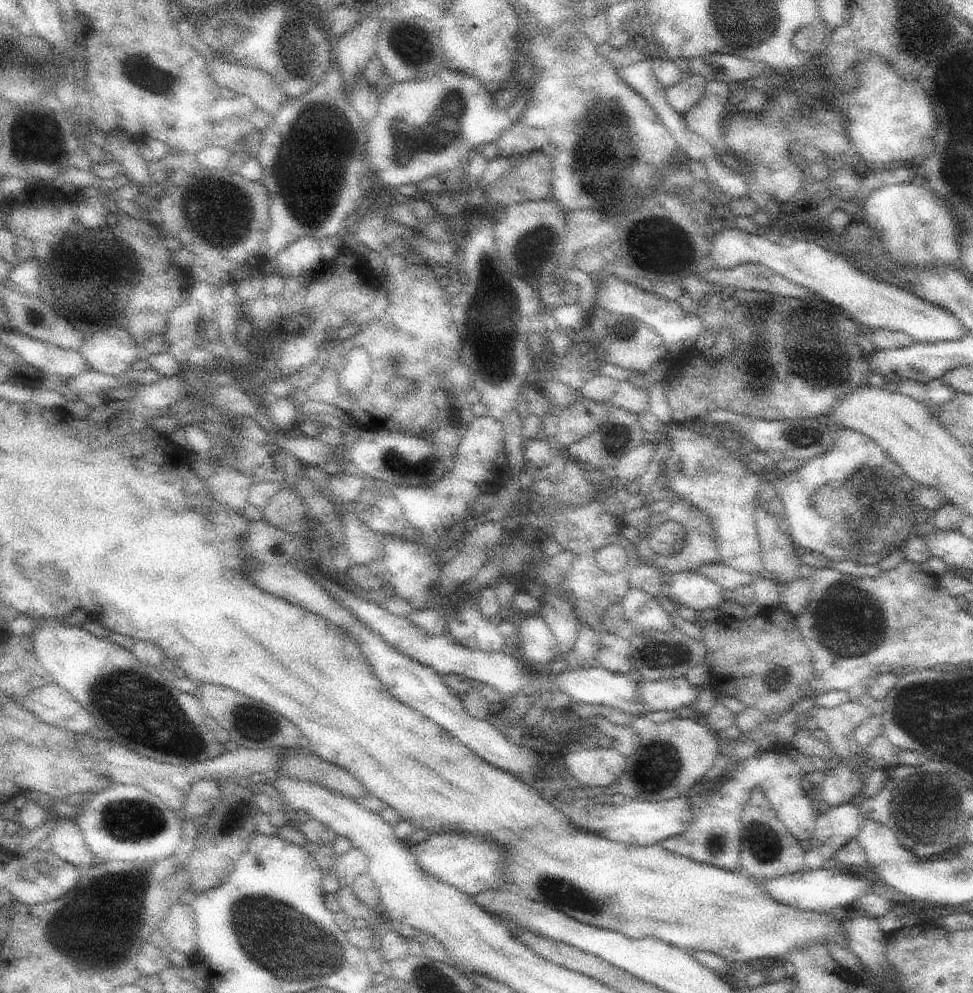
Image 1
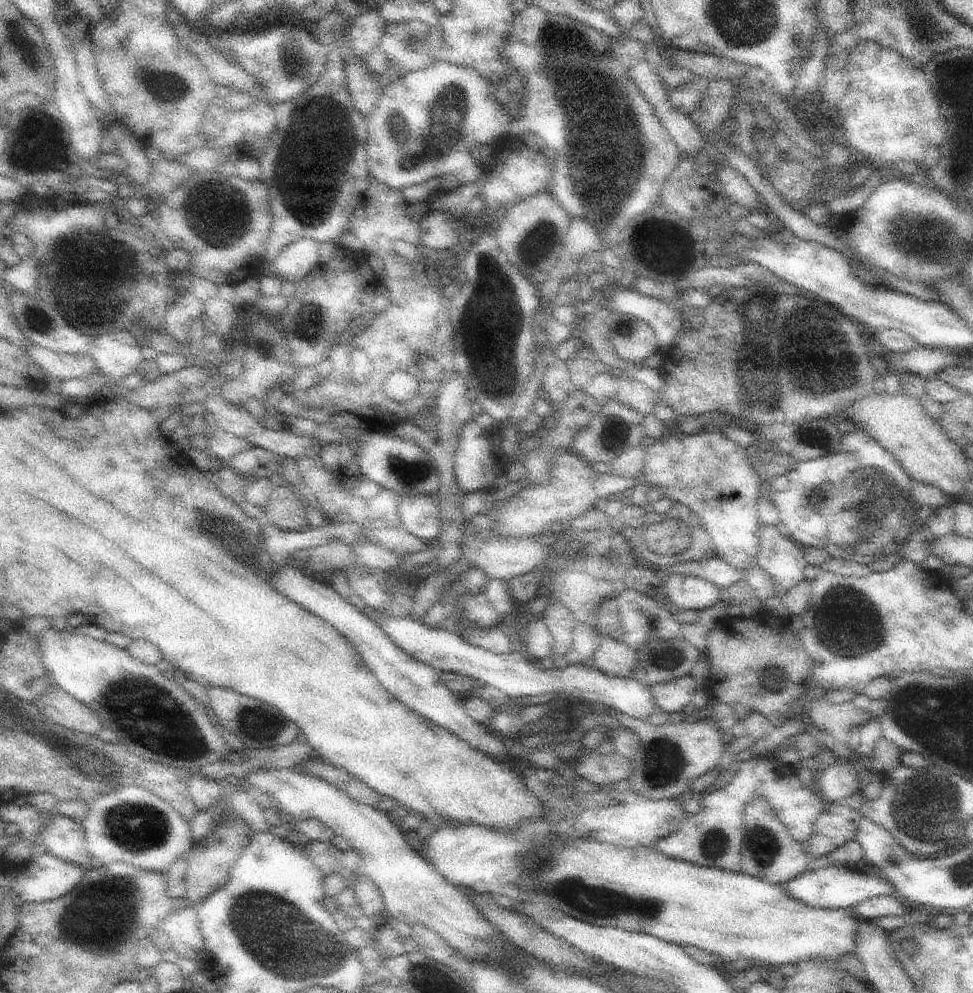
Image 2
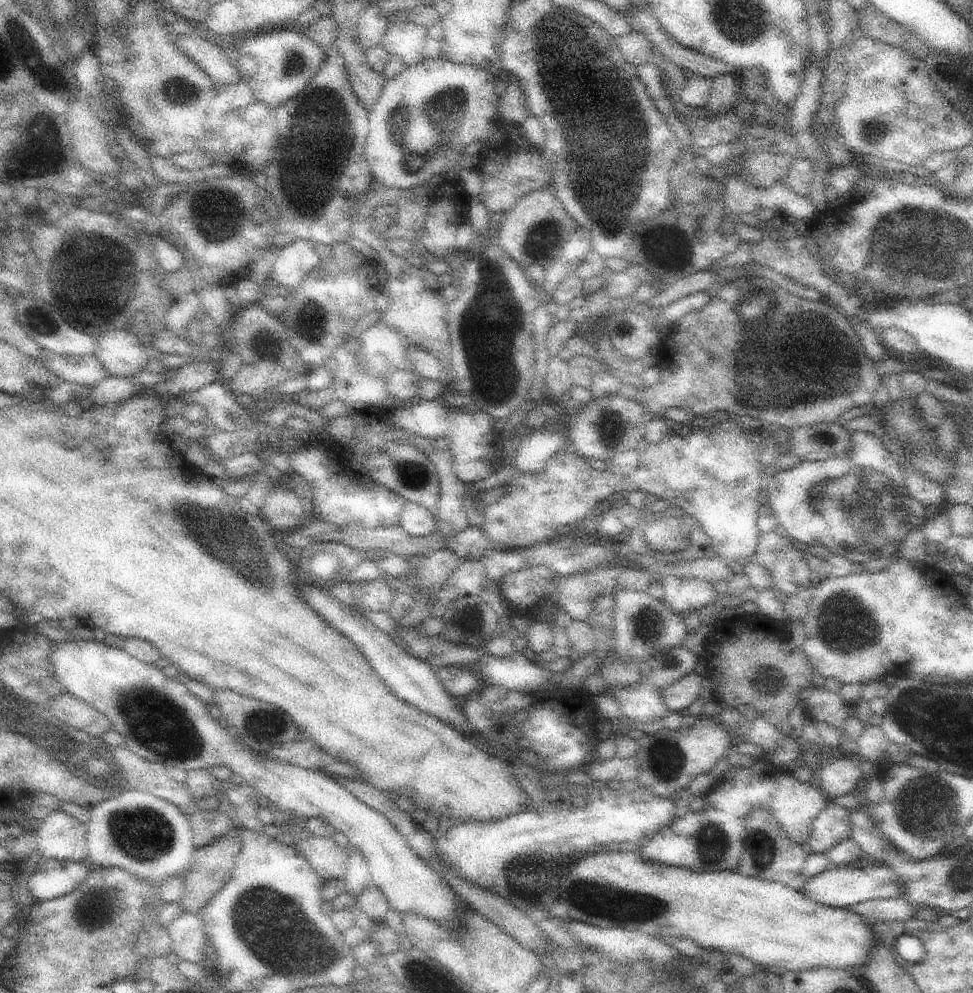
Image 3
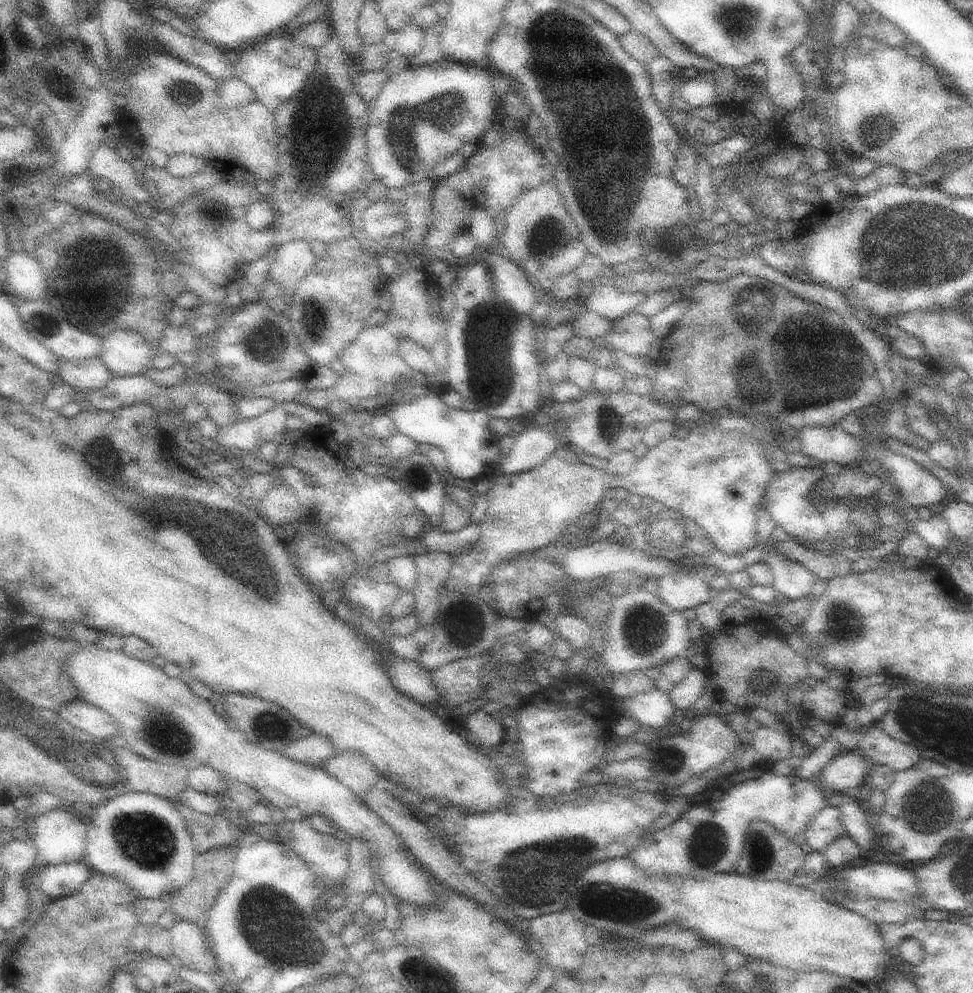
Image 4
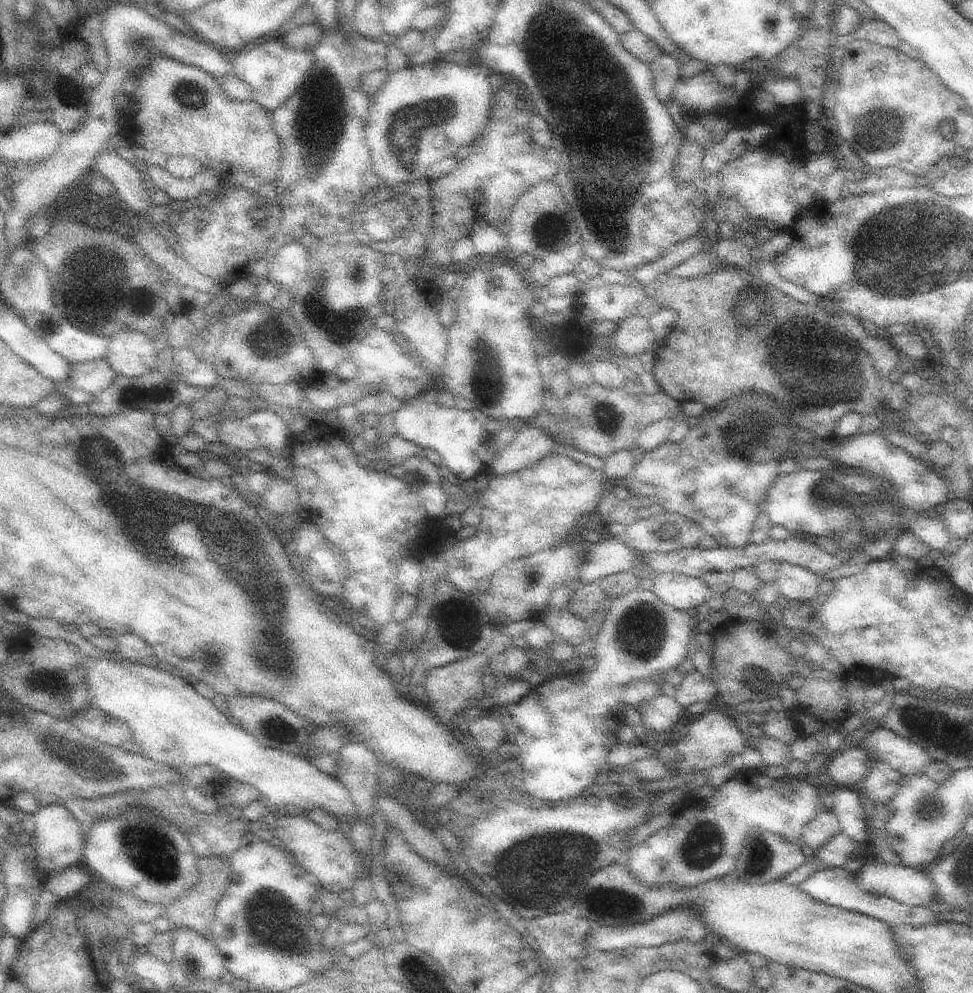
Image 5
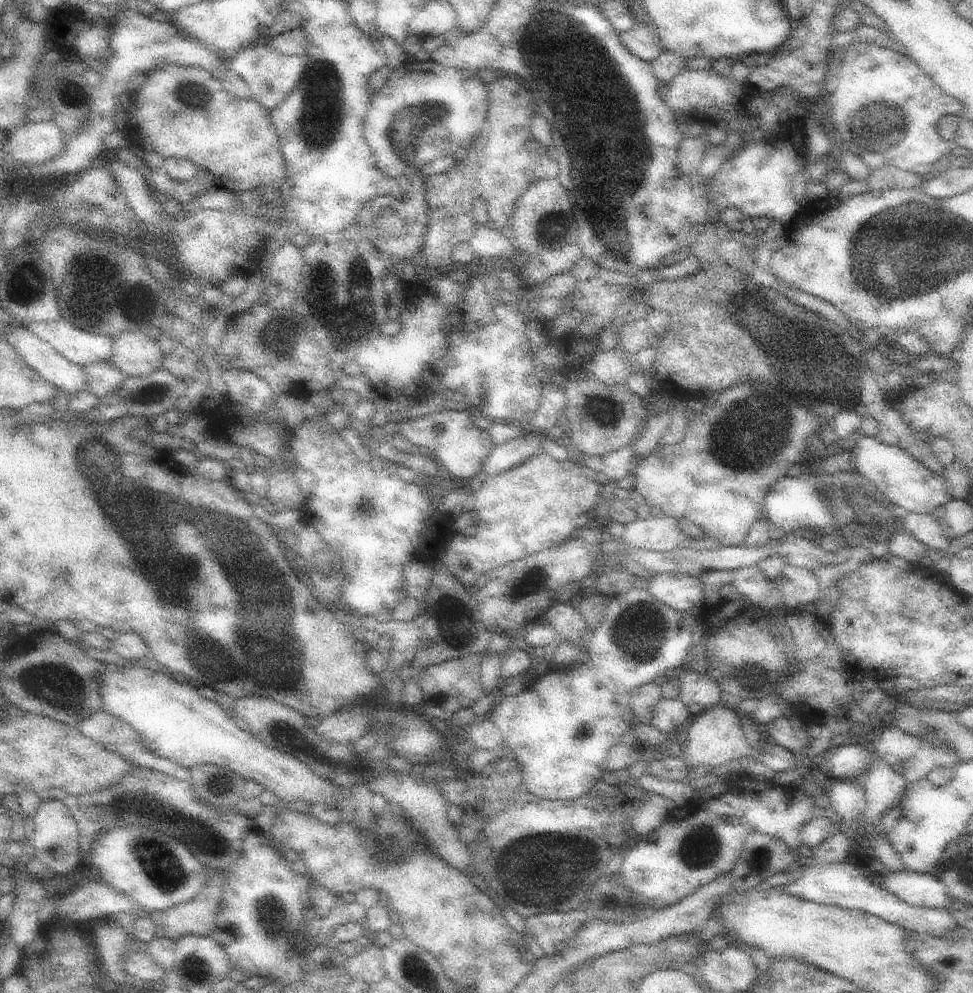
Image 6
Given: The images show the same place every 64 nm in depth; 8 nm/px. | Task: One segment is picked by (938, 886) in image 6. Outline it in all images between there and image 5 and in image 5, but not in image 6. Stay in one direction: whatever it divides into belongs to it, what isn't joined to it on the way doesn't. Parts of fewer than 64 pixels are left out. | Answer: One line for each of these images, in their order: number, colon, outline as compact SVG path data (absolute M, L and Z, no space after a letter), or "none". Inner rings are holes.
5: M867 862L853 868L855 880L867 894L887 896L907 906L927 906L935 902L935 888L925 872L909 866L891 866L887 862Z

